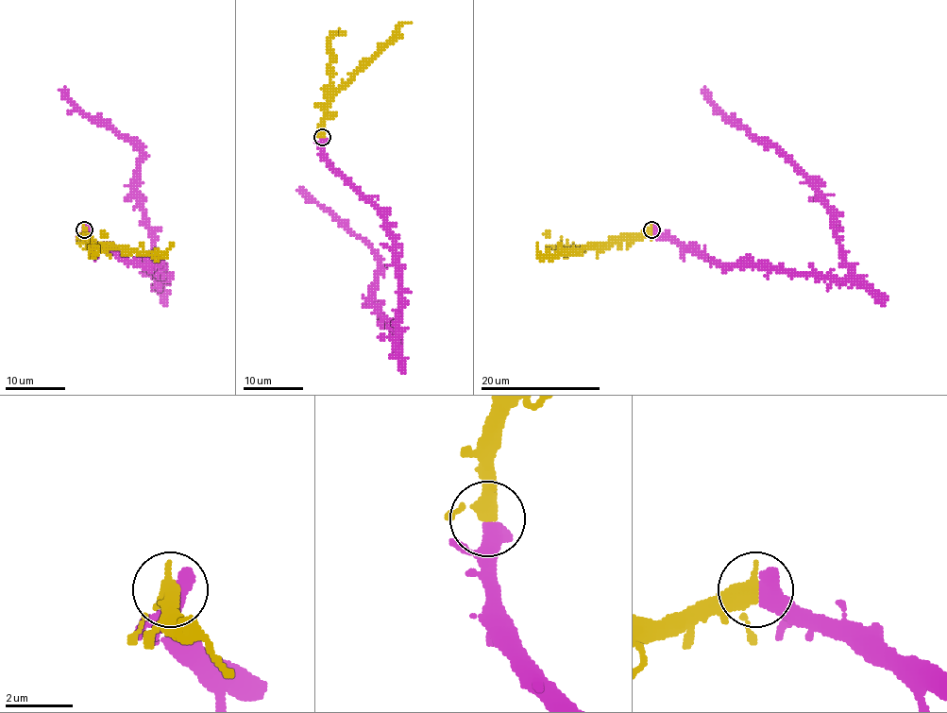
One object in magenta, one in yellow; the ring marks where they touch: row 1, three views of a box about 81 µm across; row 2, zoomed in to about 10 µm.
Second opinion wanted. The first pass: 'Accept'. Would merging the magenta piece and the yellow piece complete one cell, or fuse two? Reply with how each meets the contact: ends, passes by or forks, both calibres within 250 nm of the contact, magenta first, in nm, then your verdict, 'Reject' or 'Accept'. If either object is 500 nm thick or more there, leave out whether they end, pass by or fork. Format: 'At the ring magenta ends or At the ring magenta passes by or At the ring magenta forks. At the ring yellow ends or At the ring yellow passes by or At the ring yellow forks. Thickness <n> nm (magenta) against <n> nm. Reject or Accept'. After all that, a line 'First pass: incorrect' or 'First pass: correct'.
Thickness 600 nm (magenta) against 400 nm. Accept
First pass: correct

